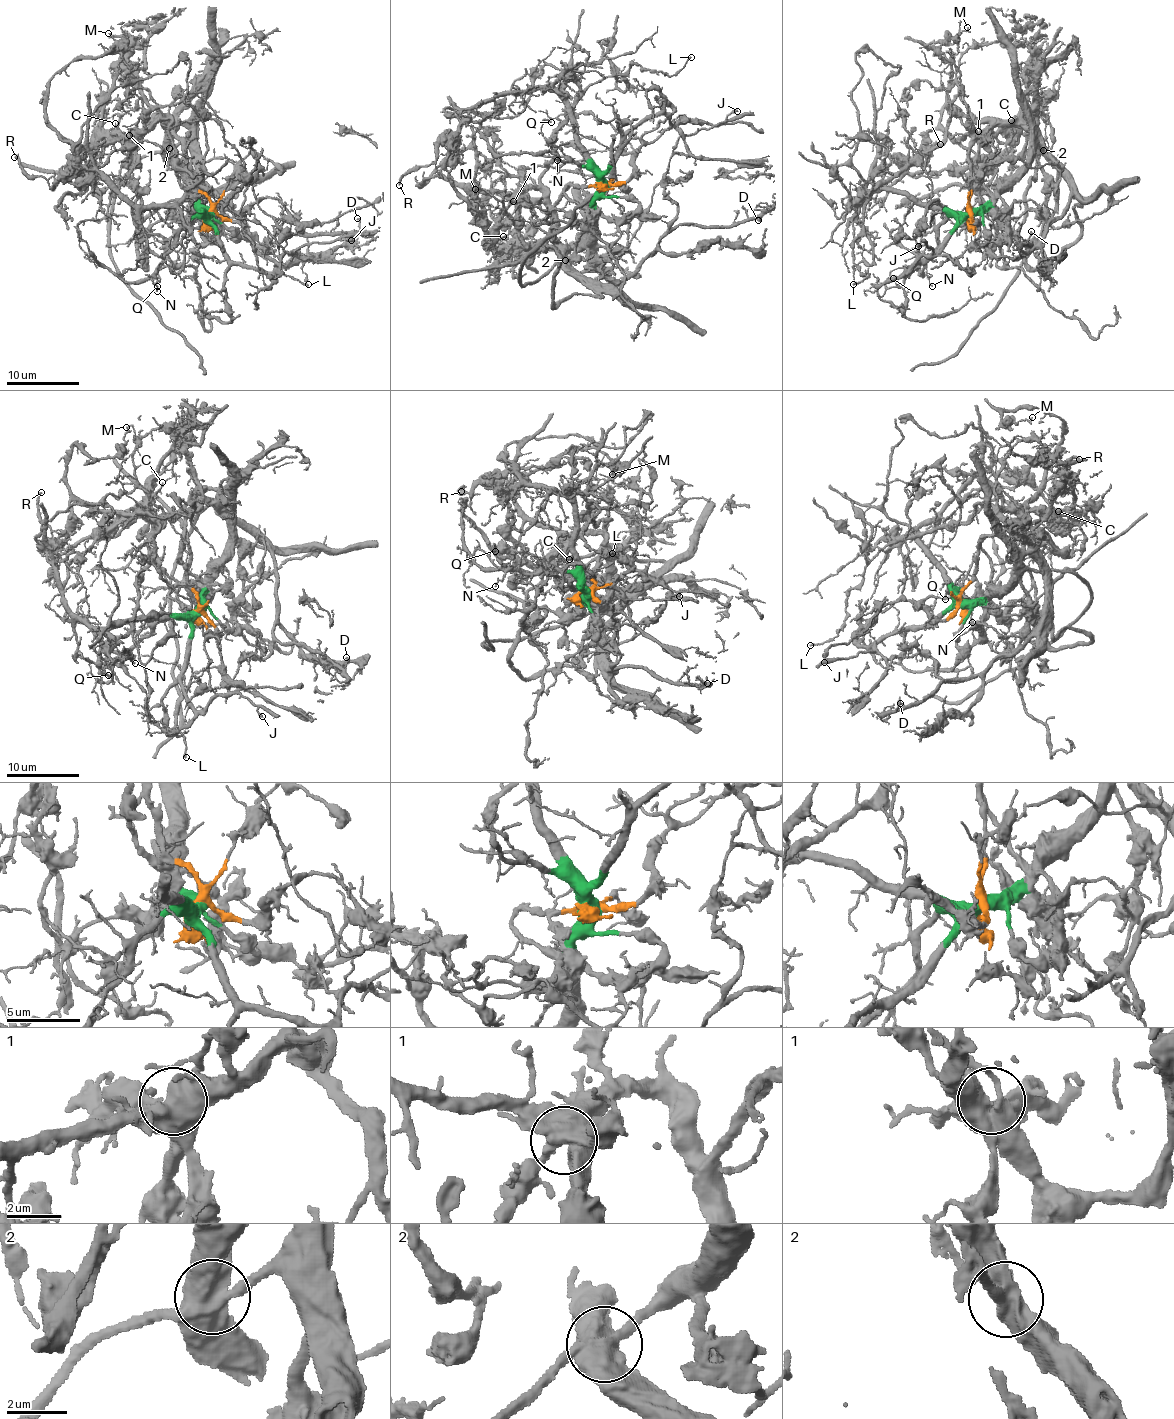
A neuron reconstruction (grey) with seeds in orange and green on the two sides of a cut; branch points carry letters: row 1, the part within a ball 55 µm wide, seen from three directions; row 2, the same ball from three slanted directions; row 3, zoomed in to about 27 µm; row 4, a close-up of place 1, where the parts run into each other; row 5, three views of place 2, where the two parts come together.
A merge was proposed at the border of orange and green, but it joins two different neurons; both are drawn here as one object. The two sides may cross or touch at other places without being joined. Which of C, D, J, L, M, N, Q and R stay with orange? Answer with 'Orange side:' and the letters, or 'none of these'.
Orange side: C, D, L, M, R

